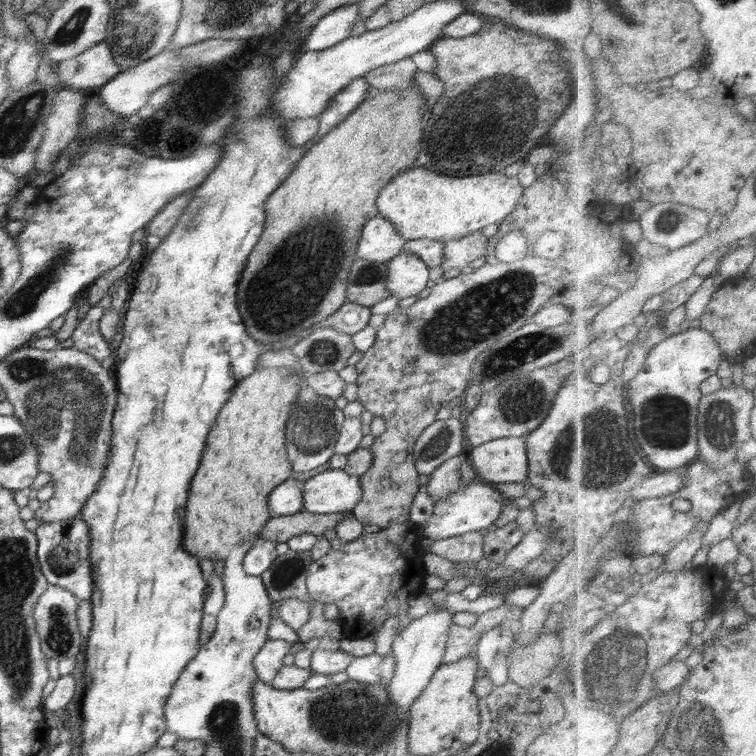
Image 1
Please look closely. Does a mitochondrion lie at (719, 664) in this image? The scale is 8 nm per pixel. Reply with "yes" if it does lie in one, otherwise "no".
no

